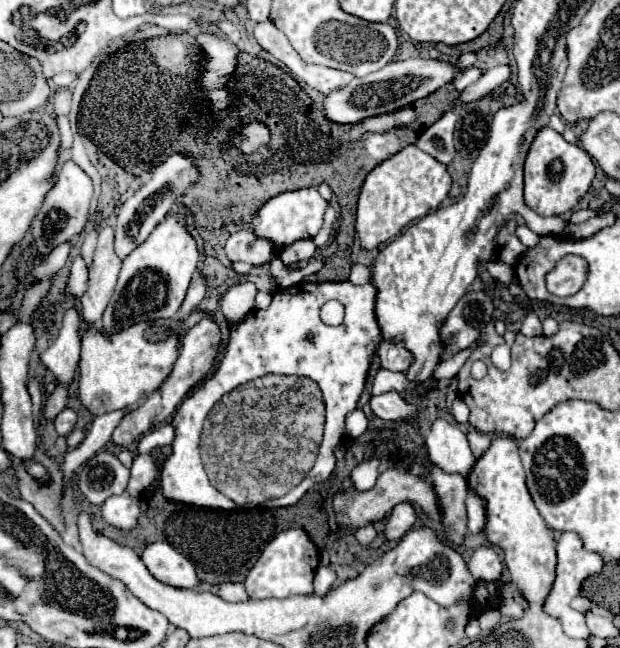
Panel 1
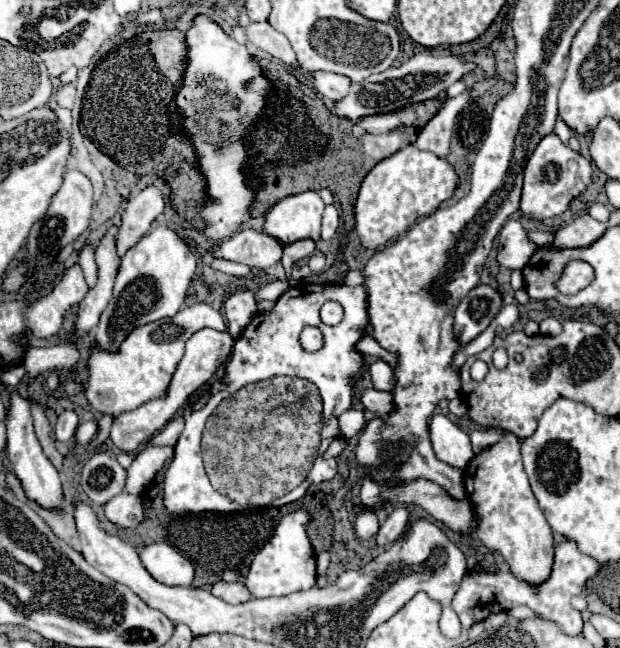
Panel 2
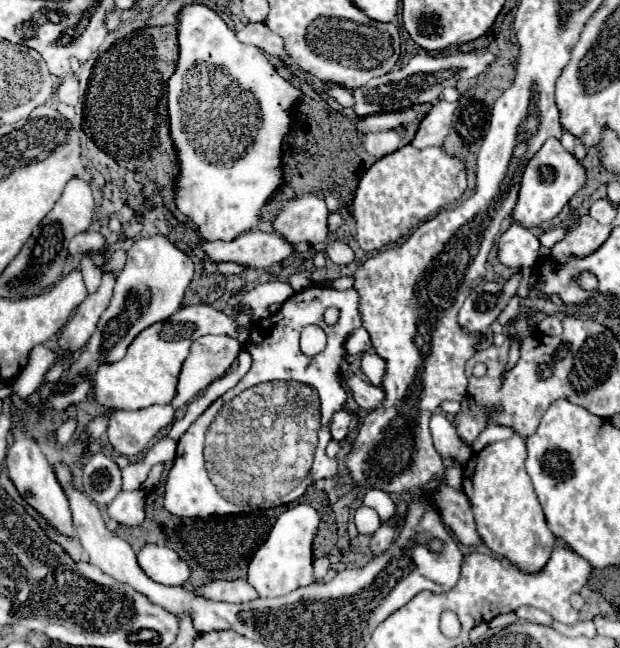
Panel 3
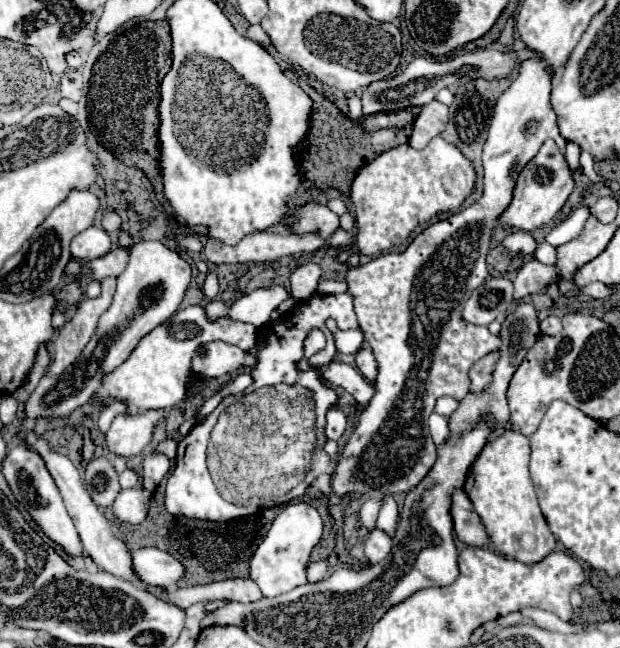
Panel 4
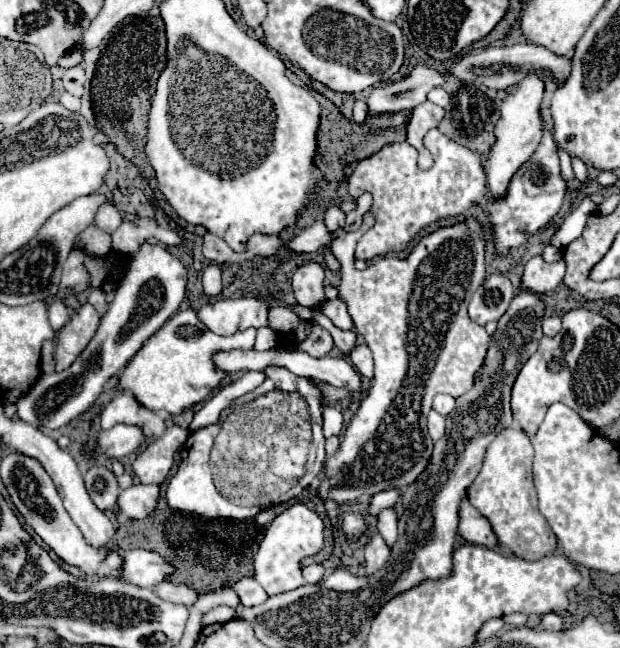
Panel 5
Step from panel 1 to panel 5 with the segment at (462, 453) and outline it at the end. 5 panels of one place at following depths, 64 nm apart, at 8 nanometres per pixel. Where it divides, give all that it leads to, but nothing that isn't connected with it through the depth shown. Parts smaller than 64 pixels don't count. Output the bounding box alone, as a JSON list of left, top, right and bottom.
[428,410,444,440]

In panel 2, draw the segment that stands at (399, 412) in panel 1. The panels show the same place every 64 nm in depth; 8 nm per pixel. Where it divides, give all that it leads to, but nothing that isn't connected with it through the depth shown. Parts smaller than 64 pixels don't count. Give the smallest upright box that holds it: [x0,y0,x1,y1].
[360,388,392,416]

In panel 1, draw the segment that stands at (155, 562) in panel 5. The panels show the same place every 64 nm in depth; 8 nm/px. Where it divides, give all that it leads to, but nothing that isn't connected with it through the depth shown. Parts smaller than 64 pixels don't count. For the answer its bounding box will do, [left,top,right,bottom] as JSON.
[142,542,198,588]

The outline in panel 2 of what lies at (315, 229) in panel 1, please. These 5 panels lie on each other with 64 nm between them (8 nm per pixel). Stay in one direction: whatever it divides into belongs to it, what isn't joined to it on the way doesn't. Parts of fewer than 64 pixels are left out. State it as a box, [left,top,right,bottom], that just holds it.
[264,192,324,244]

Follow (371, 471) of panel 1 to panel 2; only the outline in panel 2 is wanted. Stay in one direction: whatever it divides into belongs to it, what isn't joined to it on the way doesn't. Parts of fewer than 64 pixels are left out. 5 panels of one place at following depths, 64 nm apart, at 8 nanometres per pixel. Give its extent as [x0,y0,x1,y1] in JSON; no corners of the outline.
[360,476,384,510]

